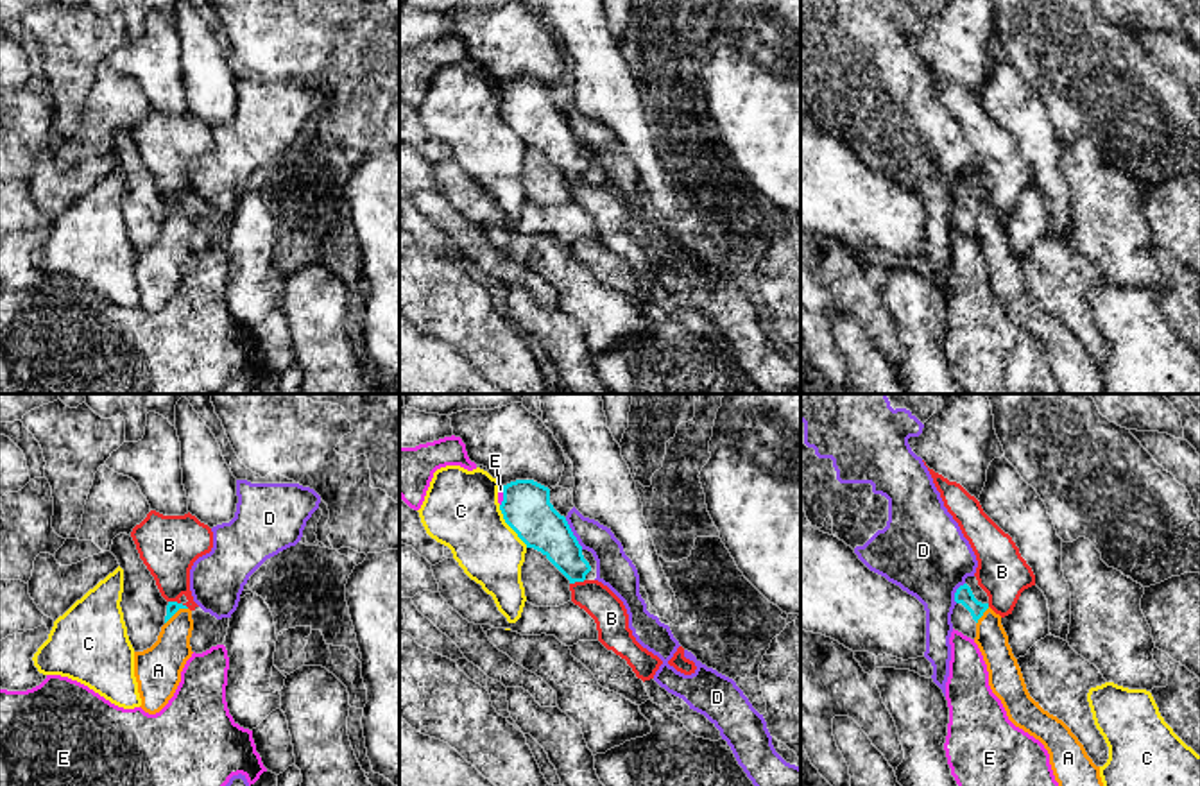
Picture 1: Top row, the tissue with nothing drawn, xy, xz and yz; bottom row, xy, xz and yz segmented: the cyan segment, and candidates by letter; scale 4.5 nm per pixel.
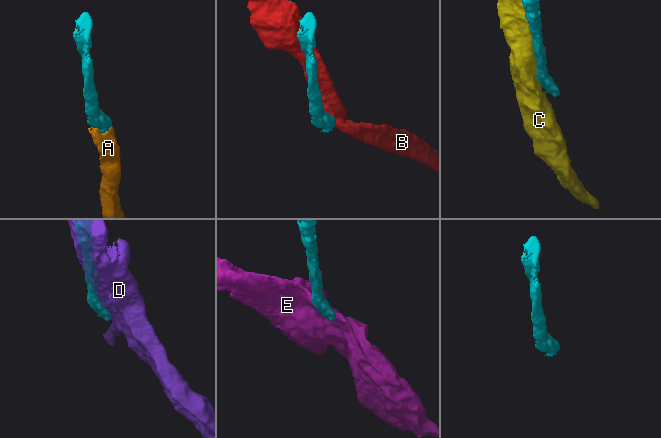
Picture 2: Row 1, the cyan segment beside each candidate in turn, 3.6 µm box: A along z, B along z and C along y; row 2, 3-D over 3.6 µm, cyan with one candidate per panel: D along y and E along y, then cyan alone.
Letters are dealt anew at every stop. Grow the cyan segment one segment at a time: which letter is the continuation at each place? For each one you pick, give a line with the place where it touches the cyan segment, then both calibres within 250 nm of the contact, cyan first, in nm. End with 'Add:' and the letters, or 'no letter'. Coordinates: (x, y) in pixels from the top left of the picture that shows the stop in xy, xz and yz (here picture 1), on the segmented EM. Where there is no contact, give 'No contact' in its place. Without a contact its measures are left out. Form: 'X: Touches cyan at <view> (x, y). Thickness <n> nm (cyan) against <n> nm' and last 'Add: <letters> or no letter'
A: Touches cyan at xy (176, 611). Thickness 60 nm (cyan) against 190 nm
Add: A

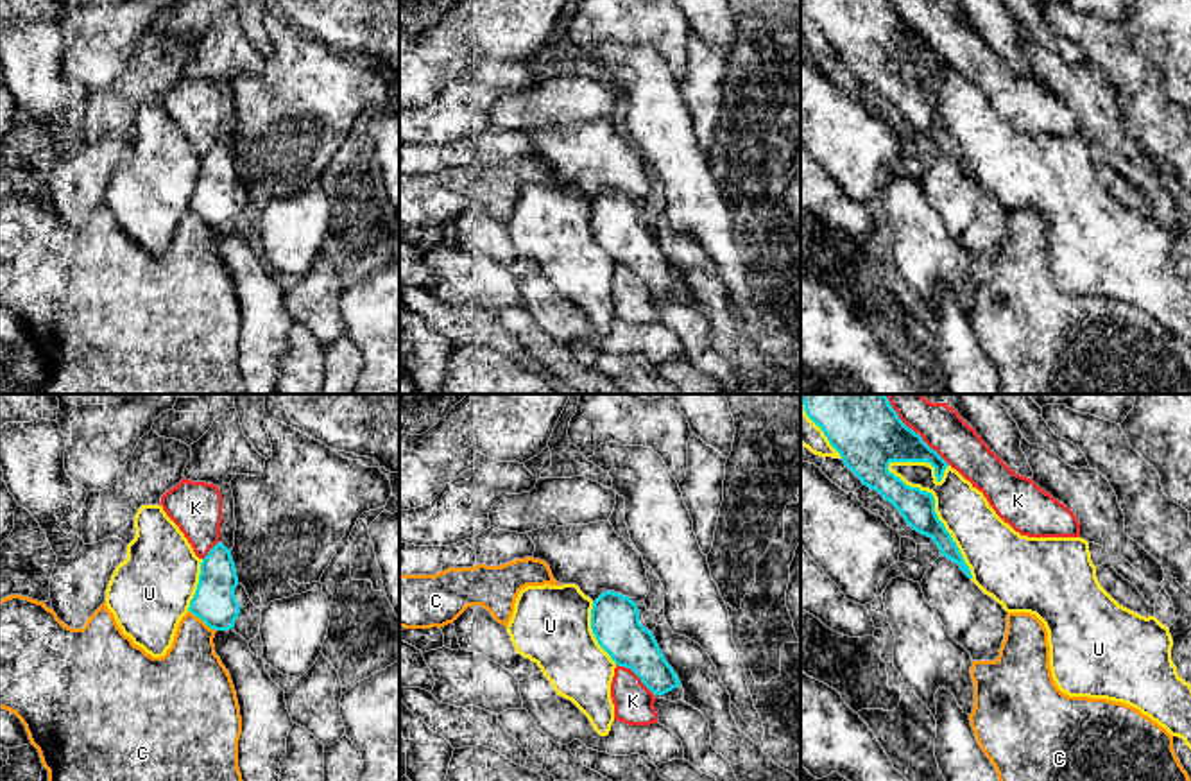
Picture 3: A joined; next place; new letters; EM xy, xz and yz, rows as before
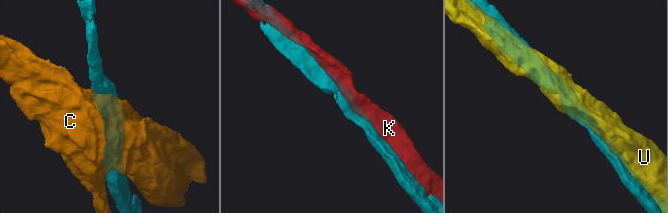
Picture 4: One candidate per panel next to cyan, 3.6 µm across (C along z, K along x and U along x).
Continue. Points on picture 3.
Add: no letter

